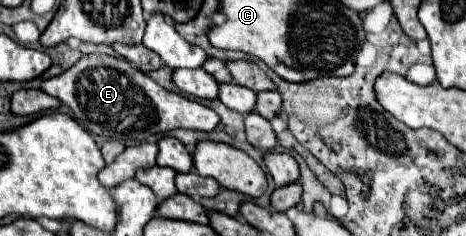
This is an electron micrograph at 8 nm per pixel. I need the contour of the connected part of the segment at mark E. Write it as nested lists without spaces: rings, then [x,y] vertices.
[[[83,56],[73,68],[61,76],[45,80],[41,90],[67,104],[75,118],[91,134],[123,144],[139,144],[151,136],[161,136],[175,128],[211,132],[219,124],[219,116],[197,100],[169,92],[153,82],[145,72],[137,70],[131,62],[119,56]]]

